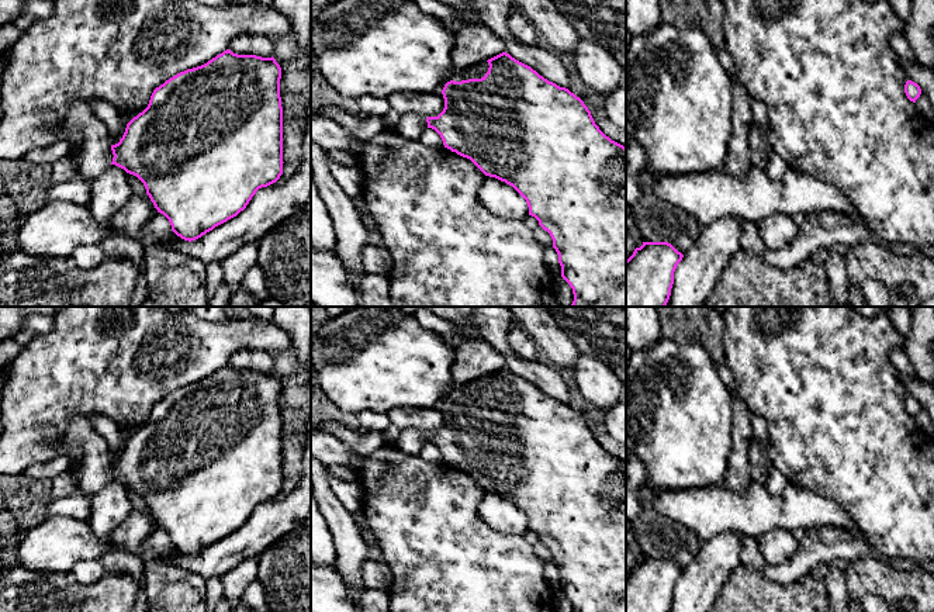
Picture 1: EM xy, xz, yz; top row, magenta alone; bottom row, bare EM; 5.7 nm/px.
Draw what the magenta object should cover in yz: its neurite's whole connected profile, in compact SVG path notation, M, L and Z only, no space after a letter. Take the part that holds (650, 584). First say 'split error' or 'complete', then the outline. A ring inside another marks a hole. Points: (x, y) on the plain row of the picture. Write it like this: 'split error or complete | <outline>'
complete | M643 557L626 575L626 612L670 612L674 587L682 573L668 557Z

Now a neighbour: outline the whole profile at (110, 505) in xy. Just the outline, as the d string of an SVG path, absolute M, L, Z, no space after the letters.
M115 480L104 484L97 492L86 494L91 506L89 525L100 536L110 536L113 530L132 511L127 487Z

